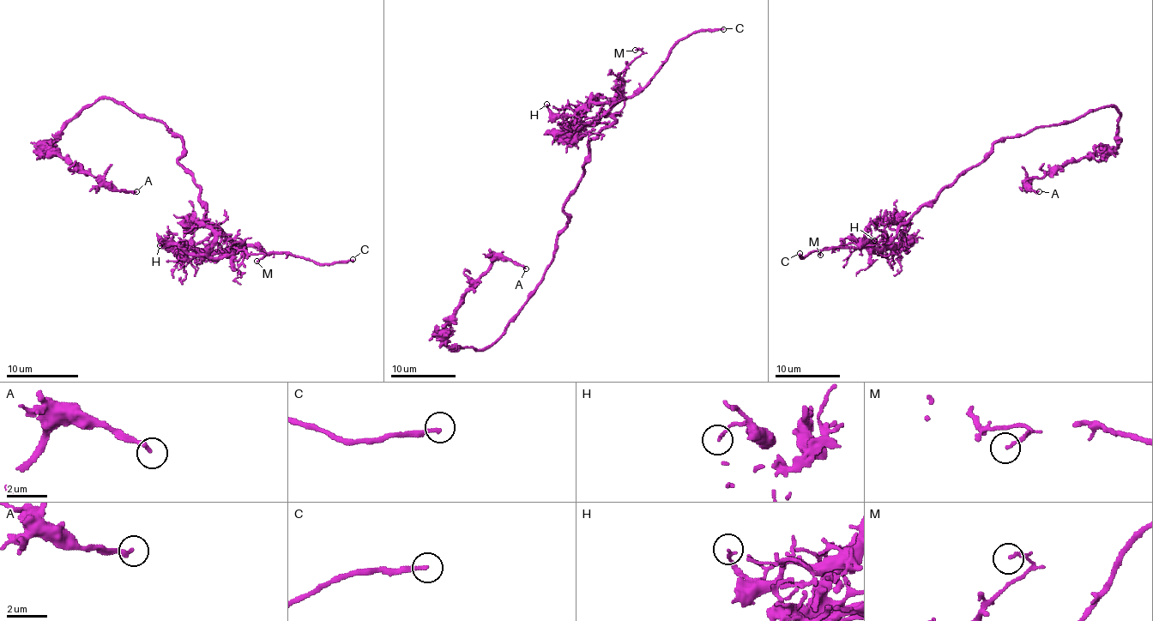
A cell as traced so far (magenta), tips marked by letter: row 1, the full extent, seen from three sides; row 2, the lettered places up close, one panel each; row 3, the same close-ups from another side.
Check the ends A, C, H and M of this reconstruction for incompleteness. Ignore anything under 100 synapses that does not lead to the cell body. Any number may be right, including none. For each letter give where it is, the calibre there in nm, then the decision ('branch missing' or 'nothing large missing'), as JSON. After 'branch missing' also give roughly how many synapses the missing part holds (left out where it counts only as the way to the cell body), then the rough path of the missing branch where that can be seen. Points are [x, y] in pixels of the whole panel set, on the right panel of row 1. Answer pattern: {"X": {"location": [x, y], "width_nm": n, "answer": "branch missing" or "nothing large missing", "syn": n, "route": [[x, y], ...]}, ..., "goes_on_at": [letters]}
{"A": {"location": [1039, 191], "width_nm": 200, "answer": "nothing large missing"}, "C": {"location": [799, 253], "width_nm": 190, "answer": "branch missing"}, "H": {"location": [874, 240], "width_nm": 140, "answer": "nothing large missing"}, "M": {"location": [820, 255], "width_nm": 120, "answer": "nothing large missing"}, "goes_on_at": ["C"]}

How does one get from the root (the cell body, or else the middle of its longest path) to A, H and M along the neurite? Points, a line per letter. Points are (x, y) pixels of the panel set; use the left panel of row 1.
A: (170, 130), (161, 122), (100, 99), (86, 105), (49, 145), (100, 181), (136, 191)
H: (170, 130), (183, 141), (178, 161), (197, 184), (206, 218), (233, 247), (209, 257), (165, 239), (159, 245)
M: (170, 130), (183, 141), (178, 161), (197, 184), (206, 218), (233, 245), (227, 252), (263, 254), (256, 261)

